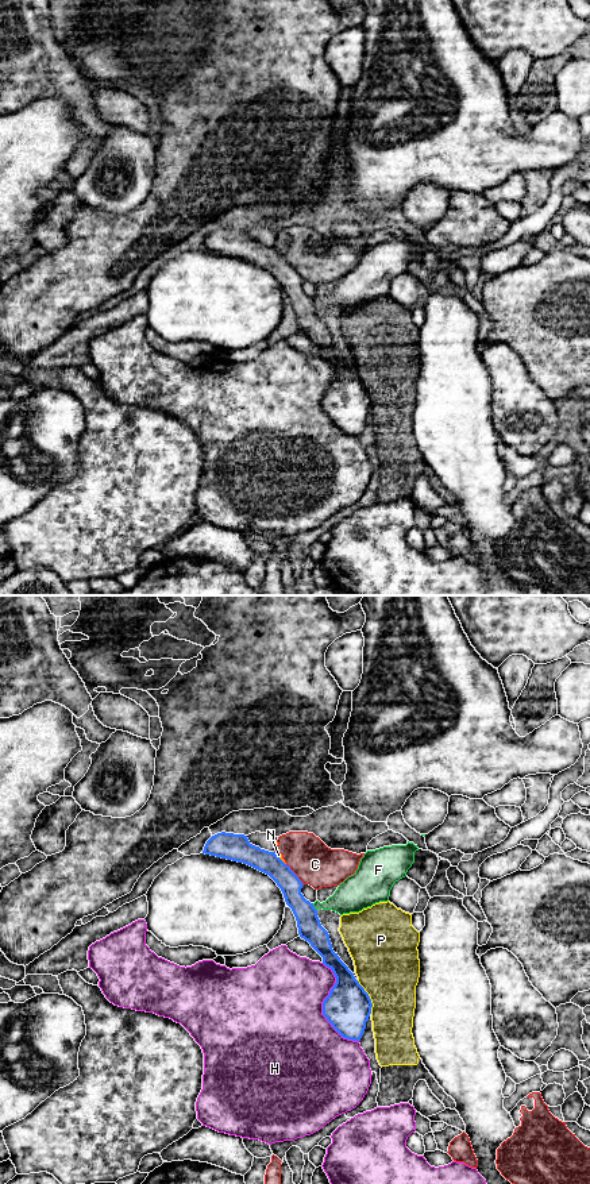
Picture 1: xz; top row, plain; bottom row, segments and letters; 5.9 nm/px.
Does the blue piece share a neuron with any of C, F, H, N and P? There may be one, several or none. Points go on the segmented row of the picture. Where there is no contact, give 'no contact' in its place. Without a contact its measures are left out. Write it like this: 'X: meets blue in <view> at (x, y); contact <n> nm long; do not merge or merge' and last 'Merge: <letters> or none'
C: meets blue in xz at (294, 874); contact 170 nm long; do not merge
F: meets blue in xz at (313, 907); contact 50 nm long; do not merge
H: meets blue in xz at (323, 1006); contact 500 nm long; do not merge
N: meets blue in xz at (280, 859); contact 100 nm long; do not merge
P: meets blue in xz at (369, 997); contact 220 nm long; do not merge
Merge: none

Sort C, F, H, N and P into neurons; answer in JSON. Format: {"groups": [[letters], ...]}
{"groups": [["C", "N"], ["F"], ["H"], ["P"]]}

